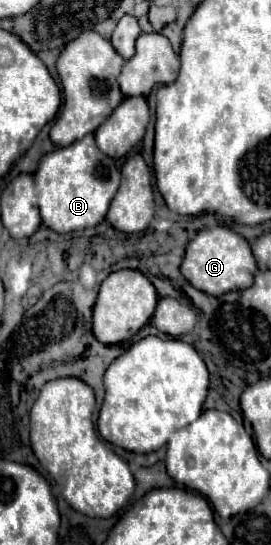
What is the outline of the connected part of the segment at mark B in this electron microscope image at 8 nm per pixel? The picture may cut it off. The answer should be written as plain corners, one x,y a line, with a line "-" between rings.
93,133
85,135
83,139
67,147
57,147
41,159
39,169
35,171
35,185
43,225
57,233
71,233
95,227
105,219
111,199
119,189
119,181
119,169
115,167
111,157
99,151

